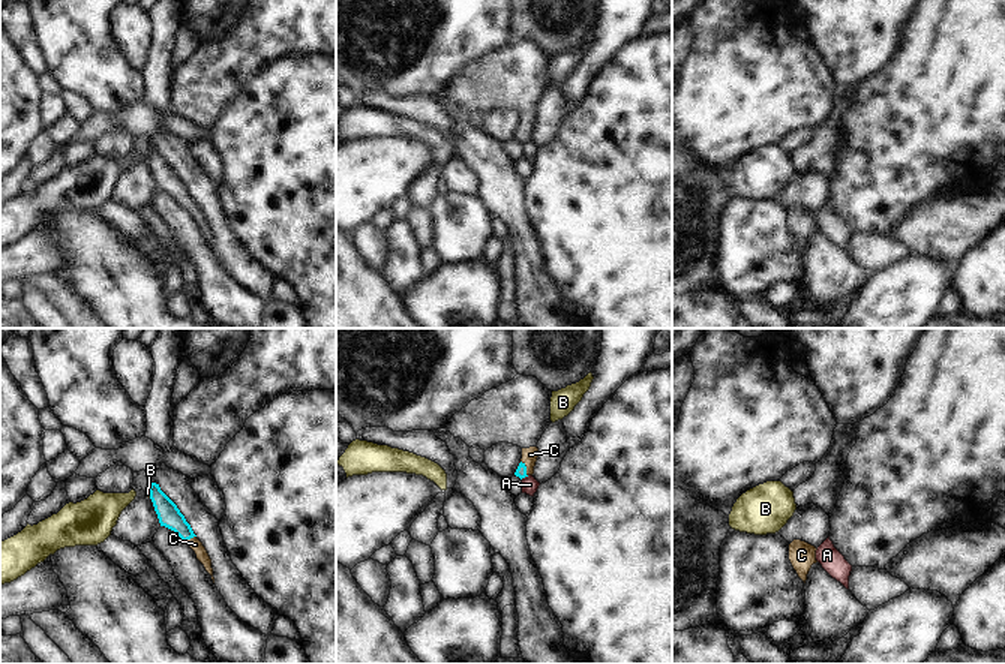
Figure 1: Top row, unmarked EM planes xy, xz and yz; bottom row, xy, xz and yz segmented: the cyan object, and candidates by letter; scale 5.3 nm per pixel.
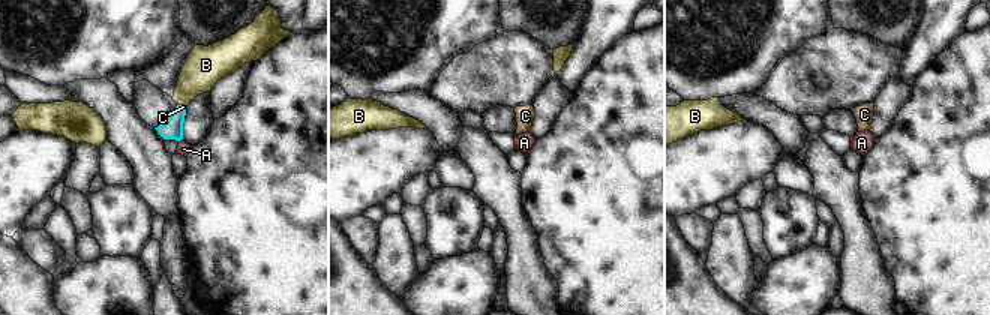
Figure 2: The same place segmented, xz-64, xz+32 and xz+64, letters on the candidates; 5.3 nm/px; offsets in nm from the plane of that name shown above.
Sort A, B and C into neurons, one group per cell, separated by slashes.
A / B / C

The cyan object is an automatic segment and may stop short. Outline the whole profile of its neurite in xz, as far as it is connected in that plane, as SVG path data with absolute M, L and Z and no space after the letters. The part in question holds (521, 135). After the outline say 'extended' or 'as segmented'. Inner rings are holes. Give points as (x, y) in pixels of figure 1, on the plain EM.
M537 111L522 112L522 123L514 139L519 141L520 144L528 139L532 139L537 121L538 121Z; extended

